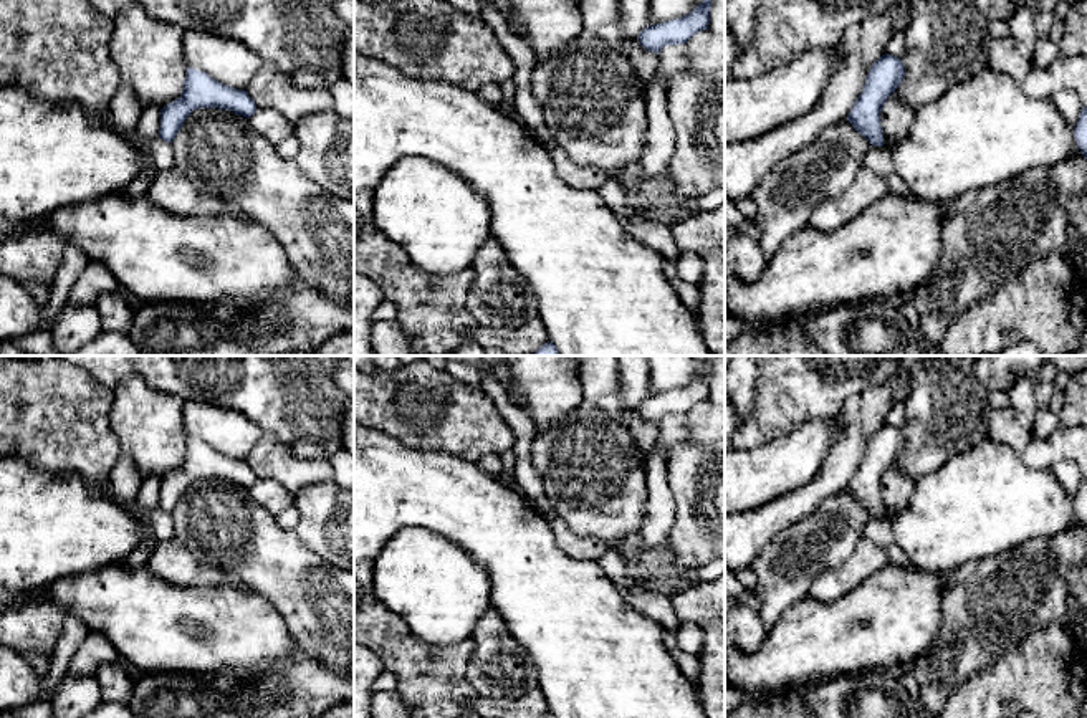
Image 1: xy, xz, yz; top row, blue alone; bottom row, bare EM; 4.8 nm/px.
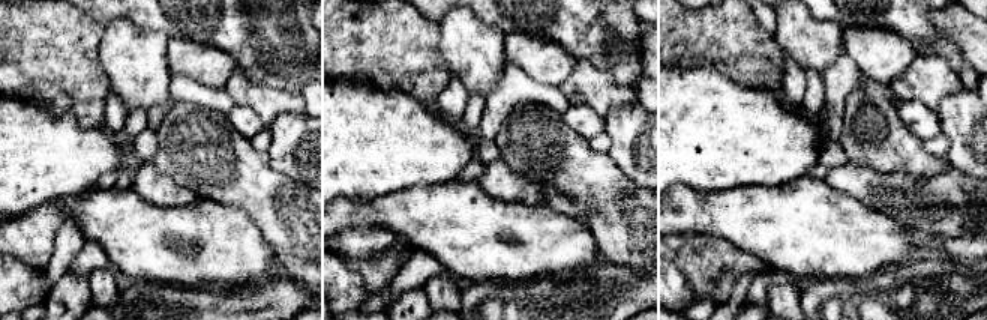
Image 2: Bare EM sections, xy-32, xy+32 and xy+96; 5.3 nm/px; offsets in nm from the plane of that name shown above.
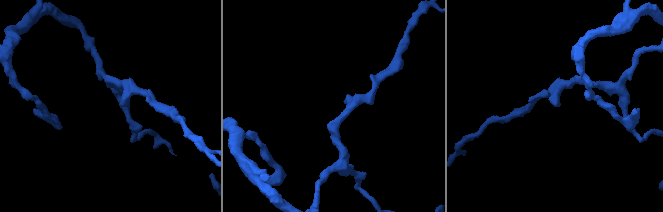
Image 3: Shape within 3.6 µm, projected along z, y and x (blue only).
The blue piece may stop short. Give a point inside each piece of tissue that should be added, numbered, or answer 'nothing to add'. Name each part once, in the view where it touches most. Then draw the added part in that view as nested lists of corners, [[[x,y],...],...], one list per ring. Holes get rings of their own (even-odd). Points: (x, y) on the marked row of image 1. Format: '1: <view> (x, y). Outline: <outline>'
nothing to add

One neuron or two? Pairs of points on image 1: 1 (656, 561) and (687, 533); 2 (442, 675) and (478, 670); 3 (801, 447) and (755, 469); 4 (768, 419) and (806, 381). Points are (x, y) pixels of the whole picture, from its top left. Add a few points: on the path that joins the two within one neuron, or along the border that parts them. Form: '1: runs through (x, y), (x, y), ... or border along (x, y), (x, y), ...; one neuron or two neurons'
1: border along (662, 543), (679, 566), (694, 569); two neurons
2: border along (470, 637), (475, 646), (465, 677), (480, 695); two neurons
3: runs through (790, 459), (780, 467), (766, 469); one neuron
4: runs through (778, 409), (796, 391); one neuron

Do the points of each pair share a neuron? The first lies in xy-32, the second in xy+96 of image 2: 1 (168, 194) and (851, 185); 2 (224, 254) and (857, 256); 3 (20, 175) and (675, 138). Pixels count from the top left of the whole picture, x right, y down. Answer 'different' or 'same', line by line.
1: same
2: same
3: same

